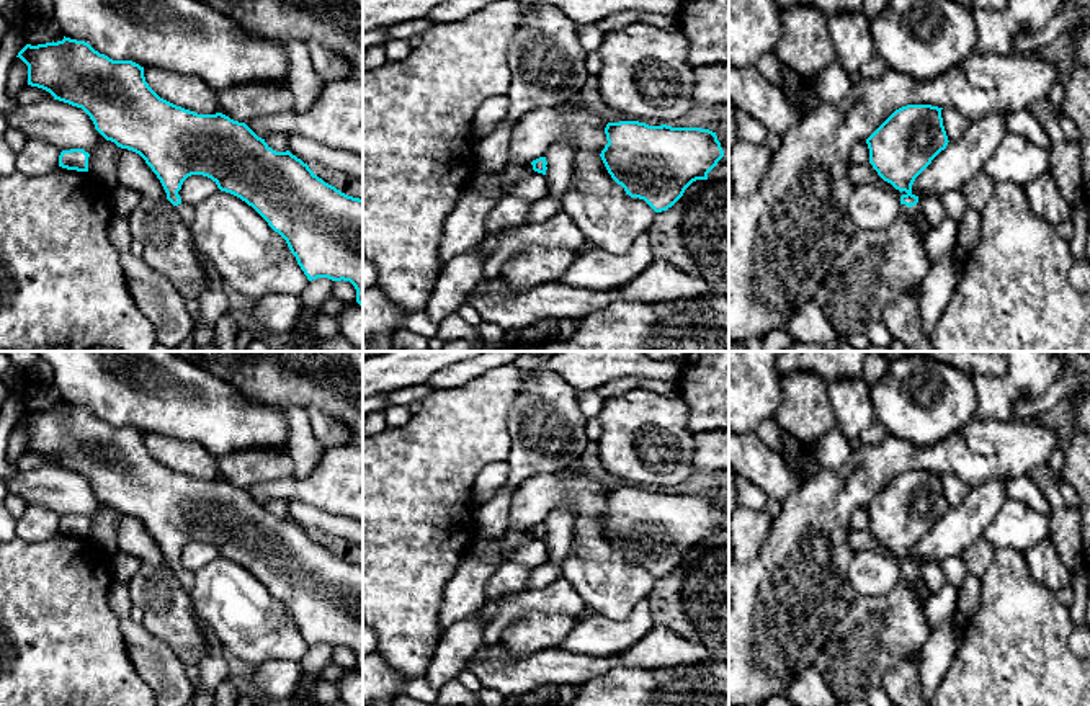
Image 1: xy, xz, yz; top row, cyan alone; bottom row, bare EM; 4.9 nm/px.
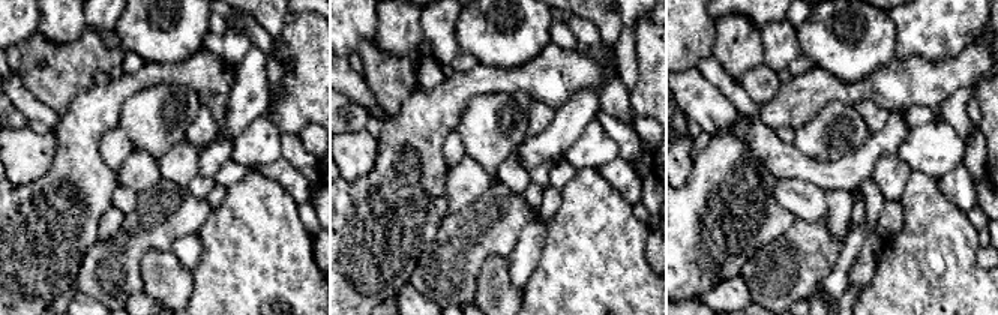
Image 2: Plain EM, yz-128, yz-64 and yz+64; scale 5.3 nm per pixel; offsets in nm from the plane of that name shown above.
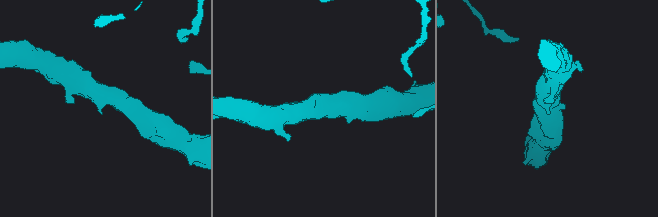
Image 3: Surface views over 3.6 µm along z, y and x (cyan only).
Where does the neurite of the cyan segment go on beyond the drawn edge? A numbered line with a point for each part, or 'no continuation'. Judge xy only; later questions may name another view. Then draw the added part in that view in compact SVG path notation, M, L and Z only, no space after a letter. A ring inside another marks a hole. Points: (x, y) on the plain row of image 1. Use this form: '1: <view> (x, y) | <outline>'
1: xy (185, 577) | M181 567L178 572L175 572L175 575L181 587L185 588L185 592L190 595L193 588L193 572Z

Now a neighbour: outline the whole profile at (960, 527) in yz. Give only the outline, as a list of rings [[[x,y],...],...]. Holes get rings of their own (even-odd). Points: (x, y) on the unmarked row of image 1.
[[[995,479],[971,487],[967,498],[958,508],[948,508],[931,530],[915,544],[912,561],[943,561],[961,554],[982,538],[985,526],[995,518],[1007,500],[1007,482]]]

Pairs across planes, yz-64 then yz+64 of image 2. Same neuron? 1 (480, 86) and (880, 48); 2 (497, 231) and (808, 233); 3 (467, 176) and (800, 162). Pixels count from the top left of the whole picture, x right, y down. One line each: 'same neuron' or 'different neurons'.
1: different neurons
2: same neuron
3: different neurons

